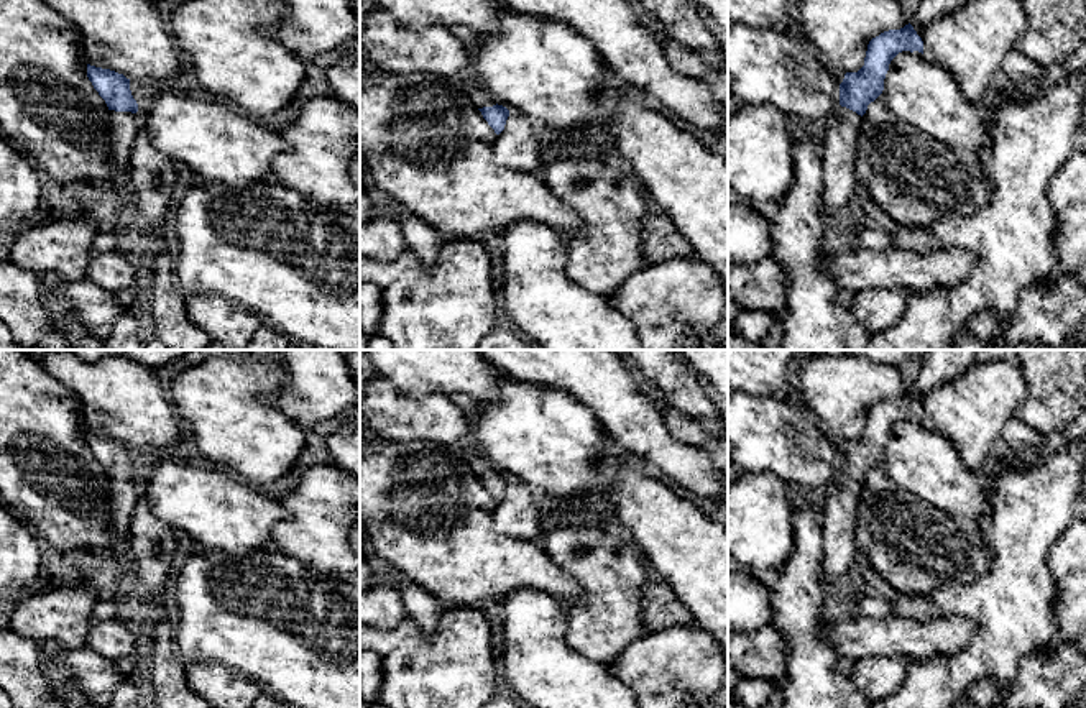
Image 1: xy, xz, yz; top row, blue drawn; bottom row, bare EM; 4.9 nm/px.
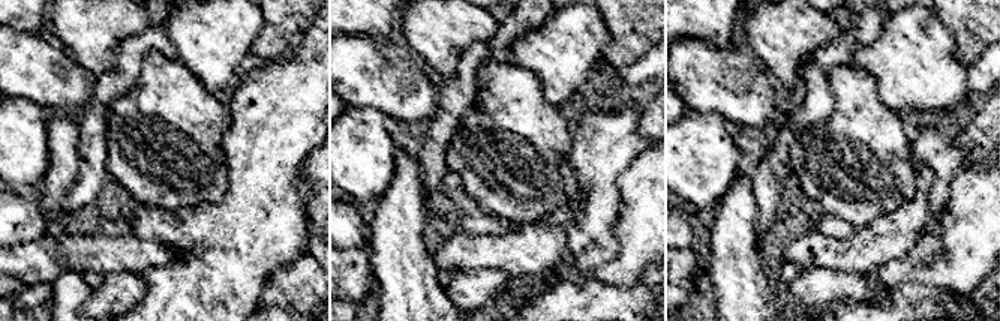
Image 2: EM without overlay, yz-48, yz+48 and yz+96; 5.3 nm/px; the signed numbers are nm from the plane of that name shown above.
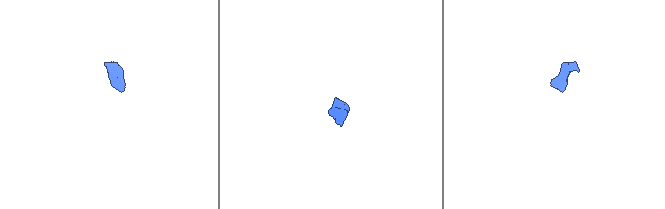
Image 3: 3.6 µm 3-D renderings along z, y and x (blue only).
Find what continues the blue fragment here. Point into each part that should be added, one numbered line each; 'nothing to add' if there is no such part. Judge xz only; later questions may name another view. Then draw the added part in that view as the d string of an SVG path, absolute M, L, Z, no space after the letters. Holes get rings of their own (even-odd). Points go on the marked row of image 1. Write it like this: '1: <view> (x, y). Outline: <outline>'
1: xz (475, 91). Outline: M470 76L463 77L457 84L472 97L478 108L496 105L493 97Z

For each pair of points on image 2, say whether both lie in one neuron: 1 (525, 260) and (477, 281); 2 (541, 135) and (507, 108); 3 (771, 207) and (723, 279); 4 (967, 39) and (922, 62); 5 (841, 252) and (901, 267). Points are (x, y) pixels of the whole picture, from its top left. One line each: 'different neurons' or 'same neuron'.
1: different neurons
2: same neuron
3: different neurons
4: different neurons
5: different neurons

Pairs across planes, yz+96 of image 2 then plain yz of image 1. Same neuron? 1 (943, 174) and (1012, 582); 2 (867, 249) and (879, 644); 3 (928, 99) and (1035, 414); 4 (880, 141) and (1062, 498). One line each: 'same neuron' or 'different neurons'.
1: same neuron
2: same neuron
3: different neurons
4: different neurons

